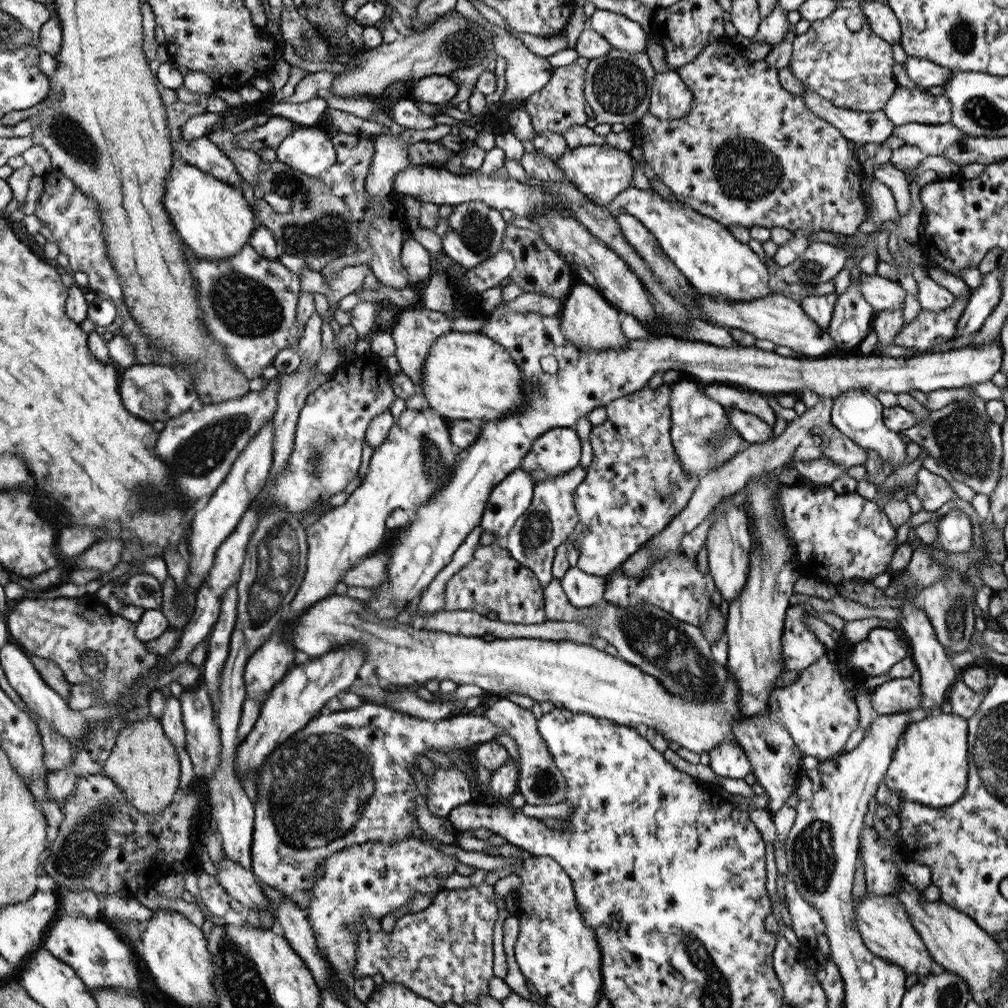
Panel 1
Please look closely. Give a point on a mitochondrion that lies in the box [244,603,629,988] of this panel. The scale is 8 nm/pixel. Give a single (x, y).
(322, 784)

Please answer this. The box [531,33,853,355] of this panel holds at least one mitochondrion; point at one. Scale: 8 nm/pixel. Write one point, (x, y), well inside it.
(746, 170)

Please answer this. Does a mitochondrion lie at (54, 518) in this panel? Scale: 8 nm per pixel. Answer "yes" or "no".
no

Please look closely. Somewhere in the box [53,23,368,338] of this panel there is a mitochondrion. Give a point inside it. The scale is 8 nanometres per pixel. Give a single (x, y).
(328, 233)

